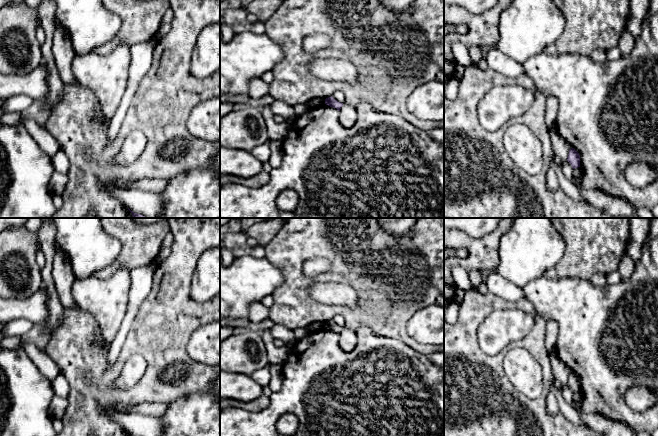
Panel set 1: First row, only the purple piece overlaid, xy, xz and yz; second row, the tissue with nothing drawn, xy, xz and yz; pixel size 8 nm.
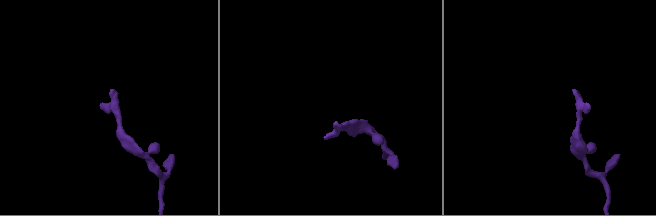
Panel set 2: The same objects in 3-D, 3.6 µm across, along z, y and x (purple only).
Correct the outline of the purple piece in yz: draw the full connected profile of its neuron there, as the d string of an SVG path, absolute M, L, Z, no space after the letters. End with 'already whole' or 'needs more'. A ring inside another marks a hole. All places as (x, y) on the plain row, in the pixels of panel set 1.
M550 355L551 368L557 383L560 386L568 385L572 392L580 391L580 379L570 368L558 357Z; needs more

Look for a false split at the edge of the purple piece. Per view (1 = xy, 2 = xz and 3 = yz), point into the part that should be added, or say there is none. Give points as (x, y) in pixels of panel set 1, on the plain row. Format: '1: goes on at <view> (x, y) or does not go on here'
1: does not go on here
2: does not go on here
3: goes on at yz (561, 371)

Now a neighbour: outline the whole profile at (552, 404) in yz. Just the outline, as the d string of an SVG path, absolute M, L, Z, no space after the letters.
M550 391L547 396L547 410L551 415L556 414L559 411L559 405L555 394Z

